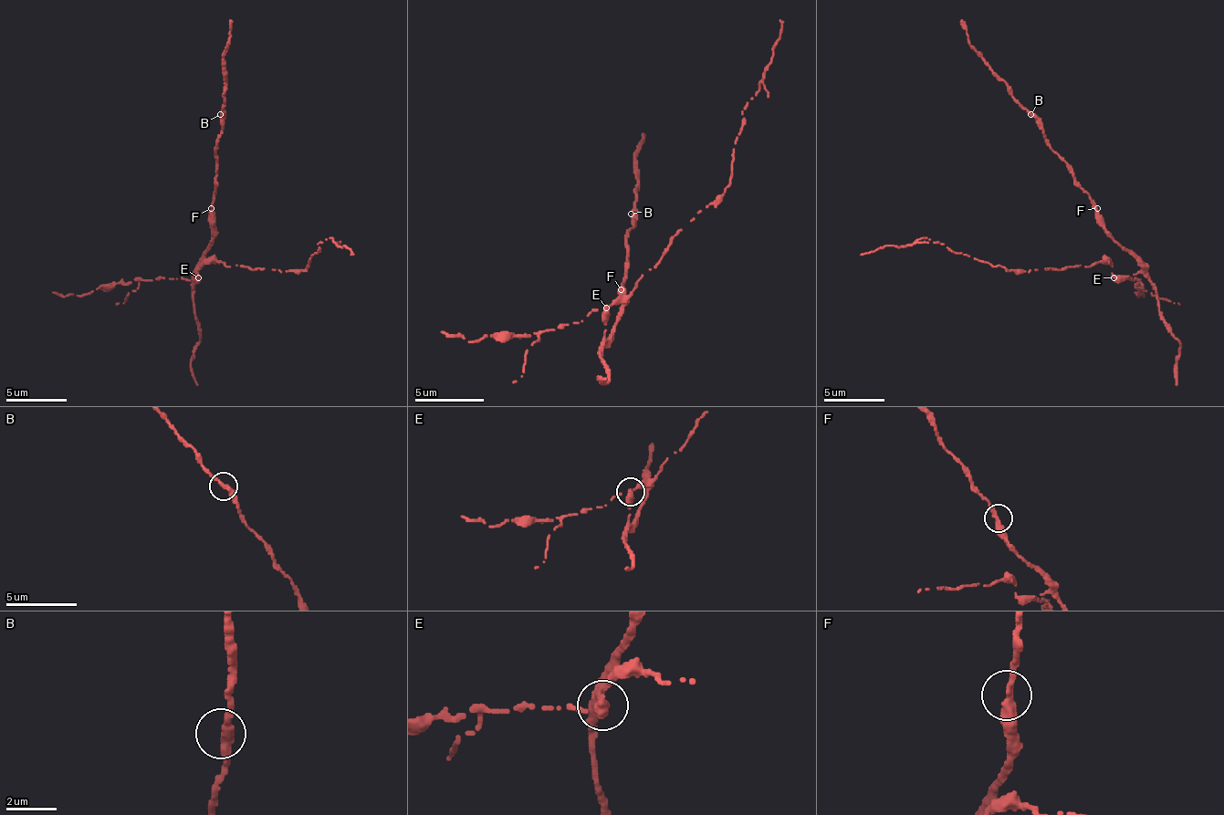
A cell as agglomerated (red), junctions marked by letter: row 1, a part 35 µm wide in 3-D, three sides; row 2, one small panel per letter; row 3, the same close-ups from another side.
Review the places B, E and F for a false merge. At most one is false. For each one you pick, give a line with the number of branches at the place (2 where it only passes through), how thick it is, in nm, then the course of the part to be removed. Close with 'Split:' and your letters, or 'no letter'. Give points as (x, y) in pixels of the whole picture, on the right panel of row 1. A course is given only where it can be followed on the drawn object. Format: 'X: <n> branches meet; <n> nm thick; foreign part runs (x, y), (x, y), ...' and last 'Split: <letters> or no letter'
E: 2 branches meet; 320 nm thick; foreign part runs (1113, 277), (1113, 266), (1110, 263), (1012, 272), (1003, 266), (967, 256), (931, 238), (861, 254)
Split: E

